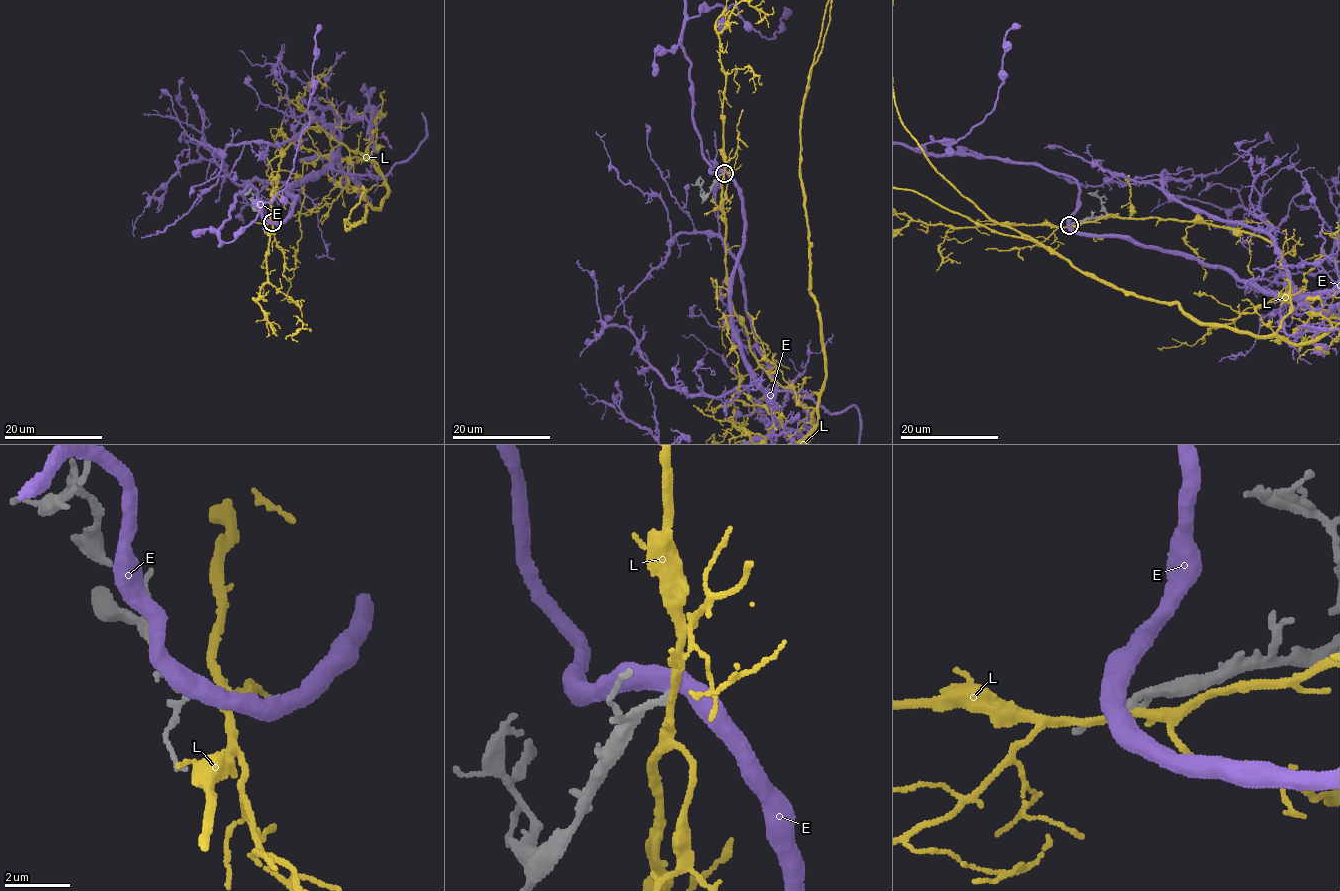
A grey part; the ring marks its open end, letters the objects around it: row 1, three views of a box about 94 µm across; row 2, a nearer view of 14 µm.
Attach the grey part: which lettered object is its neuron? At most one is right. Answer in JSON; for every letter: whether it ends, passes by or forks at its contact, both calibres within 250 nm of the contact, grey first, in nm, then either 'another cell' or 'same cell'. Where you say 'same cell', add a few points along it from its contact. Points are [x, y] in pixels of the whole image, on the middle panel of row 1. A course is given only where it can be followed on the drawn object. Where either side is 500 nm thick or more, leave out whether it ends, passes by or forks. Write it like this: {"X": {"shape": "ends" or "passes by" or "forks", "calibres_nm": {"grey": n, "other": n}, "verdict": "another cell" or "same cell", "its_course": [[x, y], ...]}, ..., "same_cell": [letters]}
{"E": {"calibres_nm": {"grey": 240, "other": 500}, "verdict": "another cell"}, "L": {"shape": "passes by", "calibres_nm": {"grey": 240, "other": 240}, "verdict": "another cell"}, "same_cell": []}

